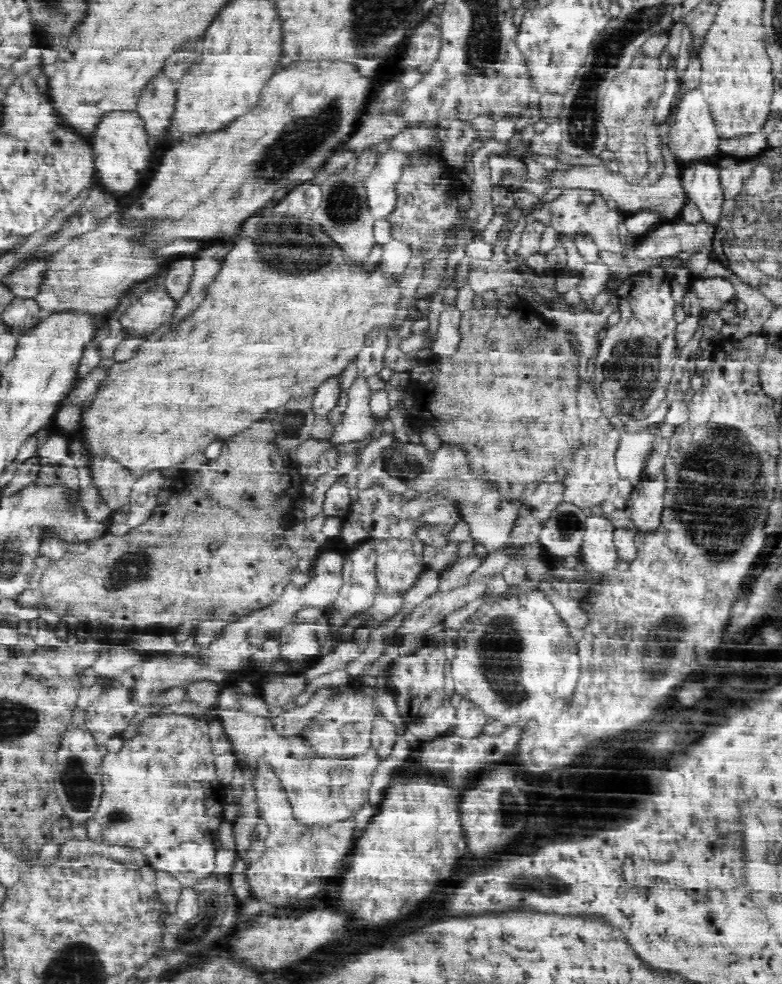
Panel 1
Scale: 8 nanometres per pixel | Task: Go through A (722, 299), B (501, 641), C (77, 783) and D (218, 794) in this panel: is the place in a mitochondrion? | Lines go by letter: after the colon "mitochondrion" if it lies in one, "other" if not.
A: other
B: mitochondrion
C: mitochondrion
D: other

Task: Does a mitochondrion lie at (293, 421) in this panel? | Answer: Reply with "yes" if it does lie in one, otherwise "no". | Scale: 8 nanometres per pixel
yes

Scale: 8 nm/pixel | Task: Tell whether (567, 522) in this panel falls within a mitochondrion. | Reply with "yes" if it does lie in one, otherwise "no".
yes

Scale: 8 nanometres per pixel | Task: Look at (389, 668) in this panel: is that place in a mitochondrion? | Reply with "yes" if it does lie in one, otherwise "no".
no

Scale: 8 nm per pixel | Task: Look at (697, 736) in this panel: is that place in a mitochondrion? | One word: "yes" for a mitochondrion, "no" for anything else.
no

